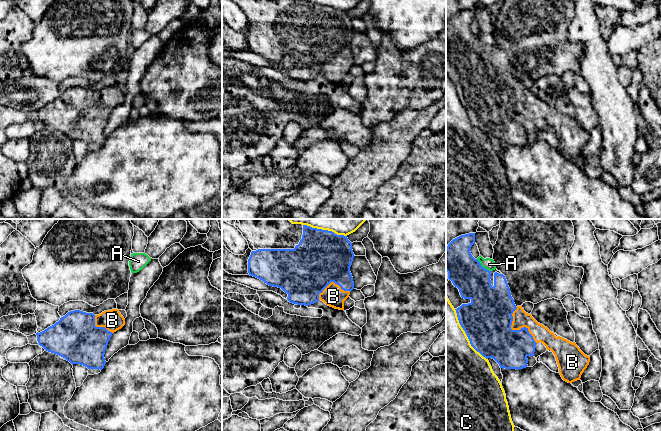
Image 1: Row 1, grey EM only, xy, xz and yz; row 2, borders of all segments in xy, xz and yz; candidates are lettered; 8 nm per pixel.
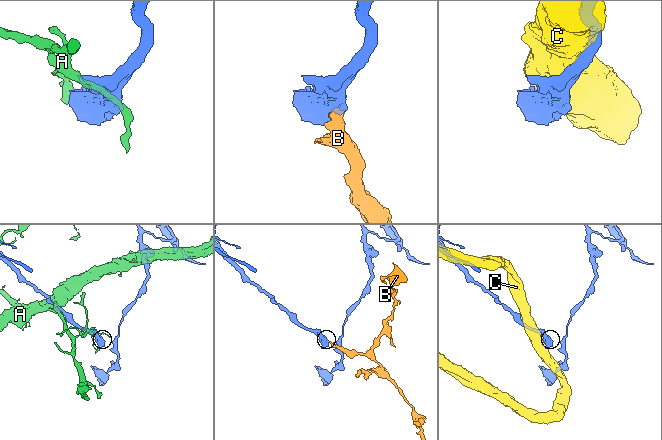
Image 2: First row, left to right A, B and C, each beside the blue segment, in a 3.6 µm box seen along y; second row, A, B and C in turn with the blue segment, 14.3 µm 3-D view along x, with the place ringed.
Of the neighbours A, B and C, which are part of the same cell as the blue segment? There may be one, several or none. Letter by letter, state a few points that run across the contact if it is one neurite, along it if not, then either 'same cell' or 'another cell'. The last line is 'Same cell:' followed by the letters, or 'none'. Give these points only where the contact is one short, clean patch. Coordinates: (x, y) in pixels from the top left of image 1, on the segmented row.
A: another cell
B: same cell
C: another cell
Same cell: B

